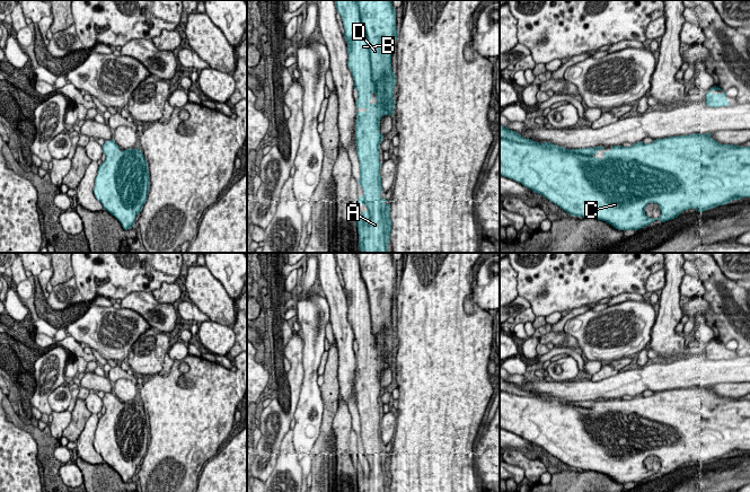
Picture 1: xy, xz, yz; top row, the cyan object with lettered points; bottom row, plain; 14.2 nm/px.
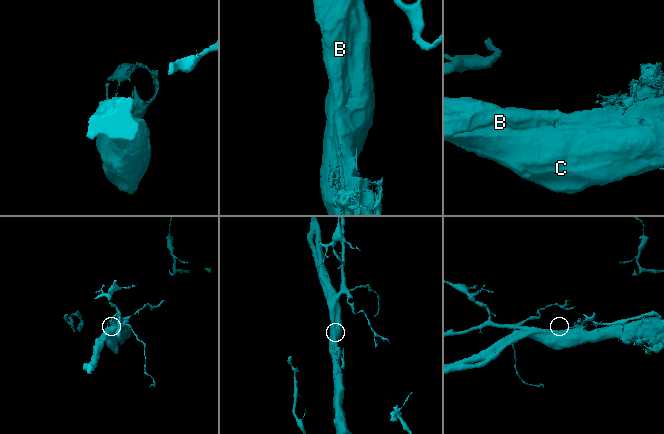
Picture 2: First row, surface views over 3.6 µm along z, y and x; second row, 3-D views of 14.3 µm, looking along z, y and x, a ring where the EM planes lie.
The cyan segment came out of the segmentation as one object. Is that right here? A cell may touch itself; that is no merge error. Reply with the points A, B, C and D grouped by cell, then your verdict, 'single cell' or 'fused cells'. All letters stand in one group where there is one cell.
A B C D; single cell

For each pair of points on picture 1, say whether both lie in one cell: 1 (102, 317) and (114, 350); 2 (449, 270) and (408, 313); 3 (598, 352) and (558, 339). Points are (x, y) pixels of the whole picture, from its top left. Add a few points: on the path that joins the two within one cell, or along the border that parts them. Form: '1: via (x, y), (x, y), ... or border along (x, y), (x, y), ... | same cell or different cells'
1: via (103, 325), (112, 334), (114, 342) | same cell
2: via (439, 280), (418, 302) | same cell
3: border along (564, 331), (581, 348) | different cells

